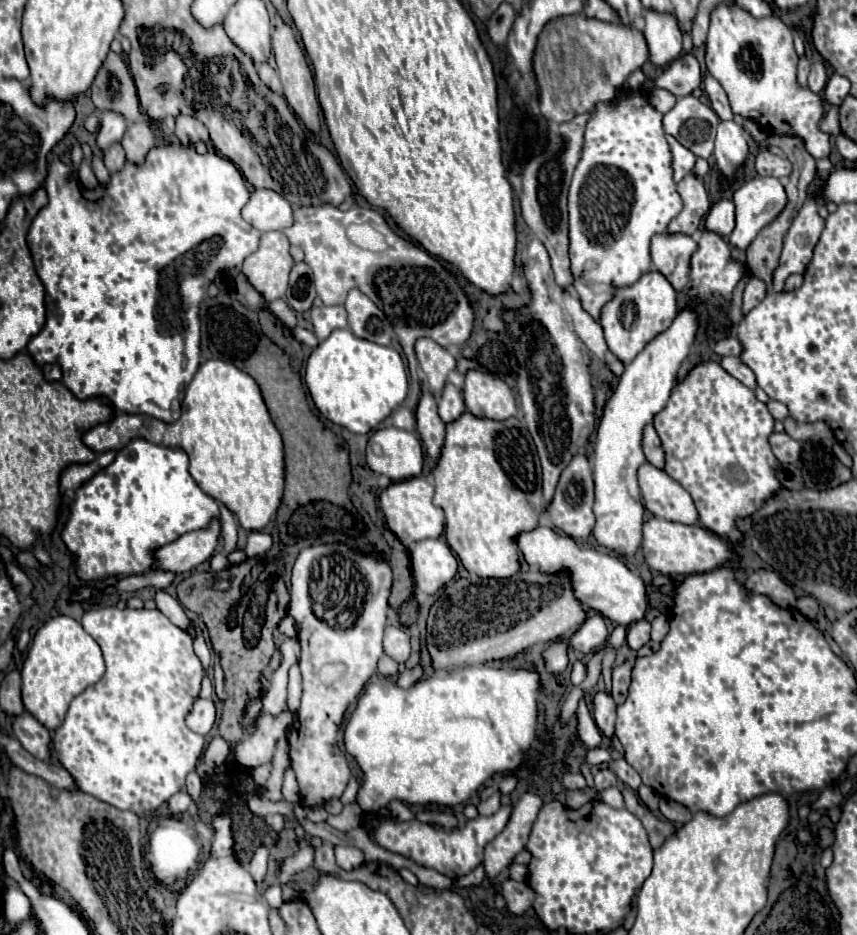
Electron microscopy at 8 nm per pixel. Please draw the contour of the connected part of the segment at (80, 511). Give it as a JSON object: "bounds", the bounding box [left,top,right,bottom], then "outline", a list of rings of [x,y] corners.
{"bounds":[62,439,220,581],"outline":[[[144,439],[130,441],[114,463],[84,483],[76,495],[62,539],[76,557],[82,581],[146,573],[152,569],[152,549],[220,519],[218,503],[188,473],[188,455]]]}

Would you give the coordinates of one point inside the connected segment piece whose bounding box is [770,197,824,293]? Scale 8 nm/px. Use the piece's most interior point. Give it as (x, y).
(806, 229)

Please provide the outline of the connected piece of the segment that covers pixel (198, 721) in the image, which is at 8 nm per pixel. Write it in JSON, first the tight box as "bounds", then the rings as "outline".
{"bounds":[188,699,216,735],"outline":[[[196,699],[192,711],[188,711],[188,727],[198,735],[206,735],[216,721],[216,703],[212,699]]]}

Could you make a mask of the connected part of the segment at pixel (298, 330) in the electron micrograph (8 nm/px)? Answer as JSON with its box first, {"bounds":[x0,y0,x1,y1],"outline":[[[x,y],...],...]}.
{"bounds":[292,327,318,347],"outline":[[[294,327],[294,329],[292,329],[292,335],[294,335],[300,343],[304,343],[304,345],[308,345],[308,347],[316,347],[316,345],[318,345],[316,335],[314,335],[312,331],[304,329],[304,327]]]}

